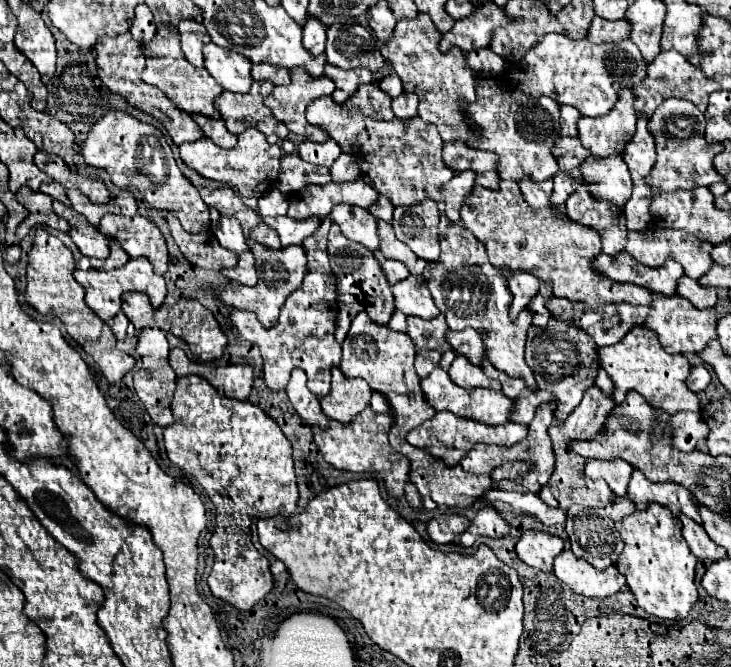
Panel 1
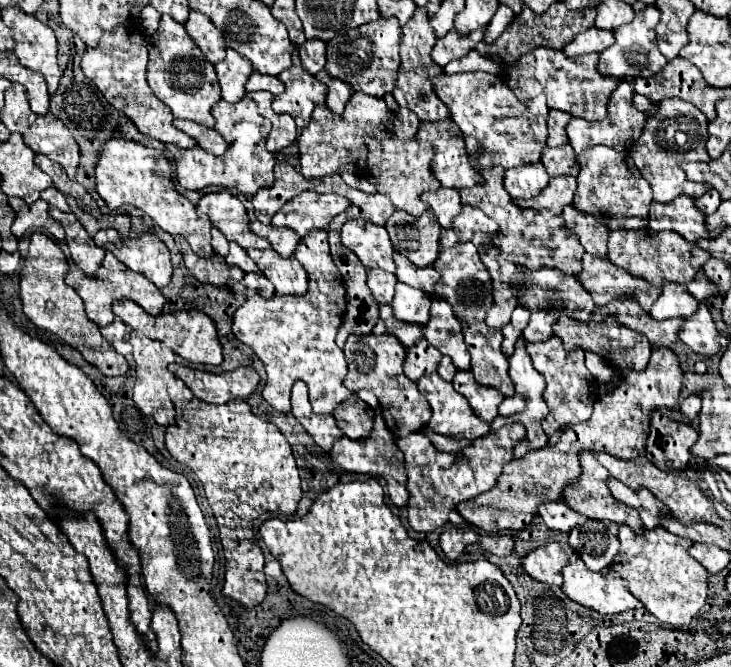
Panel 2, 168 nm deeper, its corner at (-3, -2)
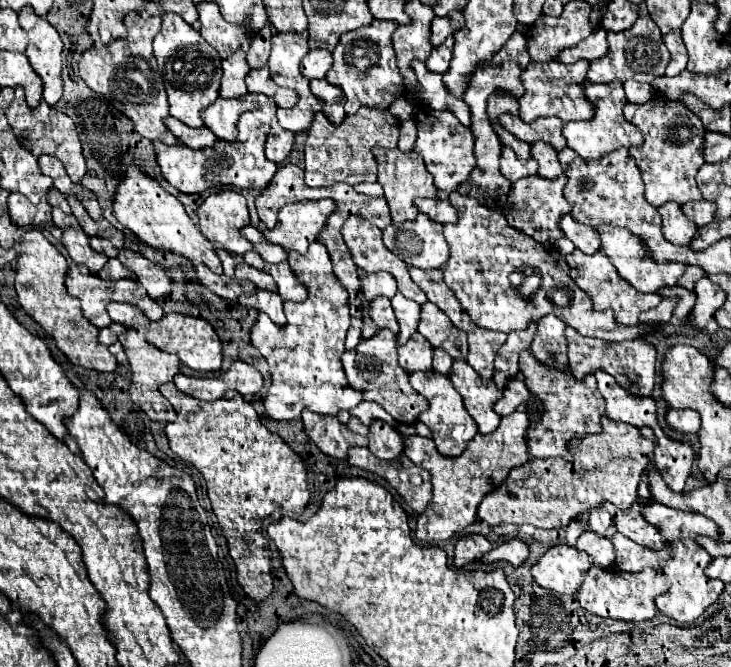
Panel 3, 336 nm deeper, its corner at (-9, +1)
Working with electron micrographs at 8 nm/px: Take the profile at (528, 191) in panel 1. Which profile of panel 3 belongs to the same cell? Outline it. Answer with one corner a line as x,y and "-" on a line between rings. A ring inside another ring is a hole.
503,145
503,151
501,151
501,173
509,181
517,181
521,177
535,175
537,173
537,161
529,159
529,163
519,163
517,155
513,155
513,151
509,151
509,147

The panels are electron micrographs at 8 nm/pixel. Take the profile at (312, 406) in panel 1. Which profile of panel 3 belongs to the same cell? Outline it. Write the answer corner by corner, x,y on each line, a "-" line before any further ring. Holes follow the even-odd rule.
303,411
303,429
307,433
307,437
329,457
339,459
339,461
347,461
347,451
353,445
363,447
365,439
357,433
353,433
351,429
345,427
337,421
337,417
323,417
323,415
315,415
311,411

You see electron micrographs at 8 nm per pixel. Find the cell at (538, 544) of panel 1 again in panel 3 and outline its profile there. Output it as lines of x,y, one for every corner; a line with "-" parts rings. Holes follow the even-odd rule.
557,545
551,547
537,565
533,565
531,573
543,589
561,595
575,595
591,565
593,559
589,559
589,555
569,545

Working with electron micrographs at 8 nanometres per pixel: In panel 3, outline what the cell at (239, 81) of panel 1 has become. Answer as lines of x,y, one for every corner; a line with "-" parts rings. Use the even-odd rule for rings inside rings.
237,51
231,57
227,57
225,61
221,61
221,69
223,69
223,77
221,77
219,95
223,99
233,99
233,97
245,95
247,93
245,77
249,73
249,65
245,61
245,51

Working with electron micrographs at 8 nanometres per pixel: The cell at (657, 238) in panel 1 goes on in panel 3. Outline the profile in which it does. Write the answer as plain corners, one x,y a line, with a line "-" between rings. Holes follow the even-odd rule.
597,227
597,233
601,235
601,249
609,257
609,261
615,265
617,273
627,283
631,283
637,291
655,293
661,287
673,287
677,283
677,279
683,275
683,271
687,269
687,265
681,265
681,263
667,263
667,265
655,263
651,259
649,251
645,249
643,241
639,237
635,237
635,235
631,235
627,229
621,229
621,227

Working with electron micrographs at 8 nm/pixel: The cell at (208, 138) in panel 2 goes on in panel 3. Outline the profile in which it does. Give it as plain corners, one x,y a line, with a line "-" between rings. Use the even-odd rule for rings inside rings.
165,117
165,127
167,127
173,135
177,135
177,139
181,141
181,145
191,147
191,149
213,147
215,141
217,141
217,137
215,137
209,129
205,129
205,127
201,127
201,129
191,129
191,127
183,125
181,121
177,121
177,119
173,119
173,117

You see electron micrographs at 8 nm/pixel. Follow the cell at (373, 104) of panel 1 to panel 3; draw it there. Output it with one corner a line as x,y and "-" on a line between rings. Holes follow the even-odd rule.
363,107
355,115
347,115
341,125
333,125
321,111
313,117
313,127
307,131
305,141
305,185
327,187
333,183
373,183
377,181
377,163
371,147
379,145
395,149
399,141
399,121
389,111

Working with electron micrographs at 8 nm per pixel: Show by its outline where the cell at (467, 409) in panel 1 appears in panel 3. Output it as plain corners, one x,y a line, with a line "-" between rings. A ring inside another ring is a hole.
417,371
417,373
409,373
409,375
411,375
411,387
429,401
429,409
423,411
417,421
421,421
429,427
429,431
433,435
433,443
441,455
445,455
445,457
461,455
465,451
467,443
477,433
477,425
475,425
473,417
467,413
467,409
463,407
461,395
455,391
455,387
447,379
447,375
441,375
437,371

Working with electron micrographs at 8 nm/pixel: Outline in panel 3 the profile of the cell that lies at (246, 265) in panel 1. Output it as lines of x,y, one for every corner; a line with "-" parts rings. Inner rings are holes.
257,289
255,295
251,295
251,297
241,295
239,303
241,303
245,309
255,309
255,311
259,311
259,313
269,315
269,319
273,319
273,323
277,323
277,325
285,325
283,299
281,299
277,293
269,293
269,291

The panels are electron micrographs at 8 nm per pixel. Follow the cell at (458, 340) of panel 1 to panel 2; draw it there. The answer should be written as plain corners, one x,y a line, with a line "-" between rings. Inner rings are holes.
433,300
431,318
423,330
429,344
433,344
441,354
451,356
453,364
459,370
471,368
471,356
467,354
467,346
463,342
463,332
459,328
459,320
451,312
451,306
445,300

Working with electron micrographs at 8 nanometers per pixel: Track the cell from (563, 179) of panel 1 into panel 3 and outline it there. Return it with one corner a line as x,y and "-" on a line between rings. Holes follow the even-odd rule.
529,175
525,179
519,179
517,183
511,185
511,191
507,195
507,211
505,217
513,229
523,231
525,235
533,237
535,241
541,243
555,243
557,239
563,237
563,231
559,227
559,221
563,215
569,213
569,203
563,197
563,187
567,183
567,177
561,175
557,179
543,179

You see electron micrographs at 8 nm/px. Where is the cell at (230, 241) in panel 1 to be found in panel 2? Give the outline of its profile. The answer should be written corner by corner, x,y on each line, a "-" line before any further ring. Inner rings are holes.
229,242
229,254
225,260
231,266
239,266
243,272
259,272
259,266
249,258
247,250
241,250
237,242

